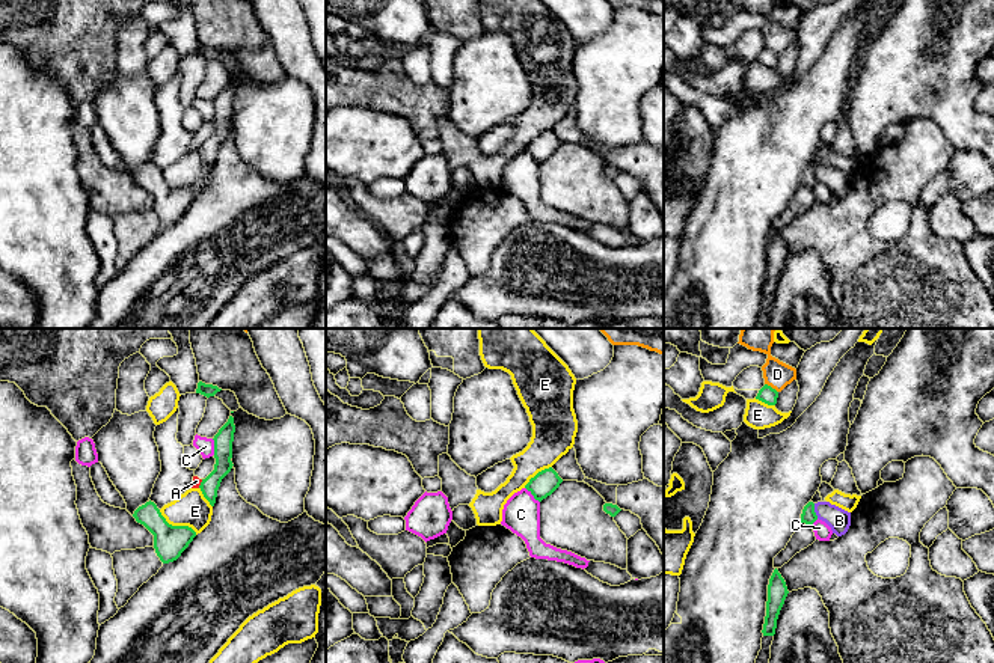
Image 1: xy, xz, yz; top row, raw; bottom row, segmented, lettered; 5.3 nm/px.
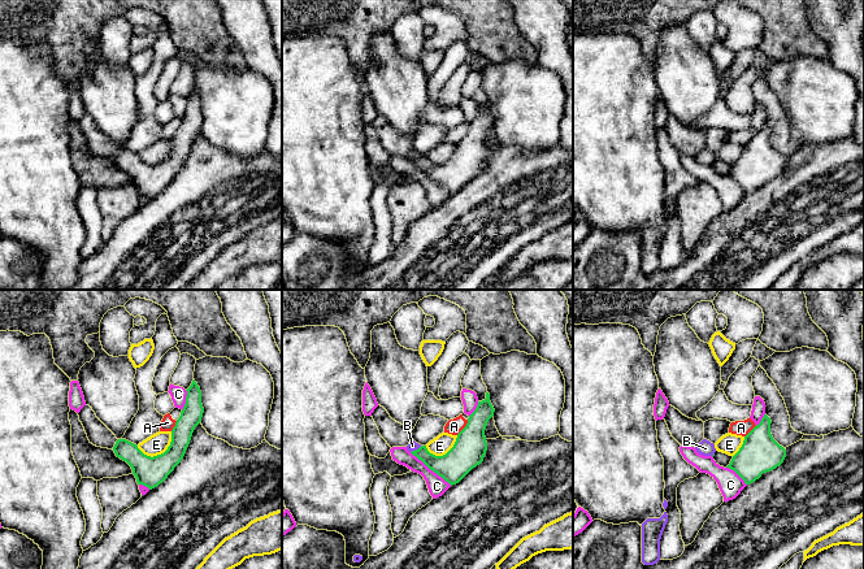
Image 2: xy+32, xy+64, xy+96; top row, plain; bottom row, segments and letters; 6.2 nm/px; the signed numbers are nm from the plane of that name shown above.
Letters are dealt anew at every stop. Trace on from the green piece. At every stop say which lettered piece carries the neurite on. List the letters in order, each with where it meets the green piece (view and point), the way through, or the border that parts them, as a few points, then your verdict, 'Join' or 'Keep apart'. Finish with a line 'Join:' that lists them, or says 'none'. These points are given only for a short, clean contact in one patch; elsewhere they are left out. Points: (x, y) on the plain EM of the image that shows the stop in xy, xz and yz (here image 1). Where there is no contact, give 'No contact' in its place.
A: Touches green at xy (201, 146). Boundary: xy (202, 142), (198, 149). Keep apart
B: Touches green at yz (813, 174). Boundary: yz (813, 166), (813, 174), (818, 180). Keep apart
C: Touches green at xz (531, 155). Keep apart
D: Touches green at yz (770, 48). Keep apart
E: Touches green at xy (177, 189). Keep apart
Join: none

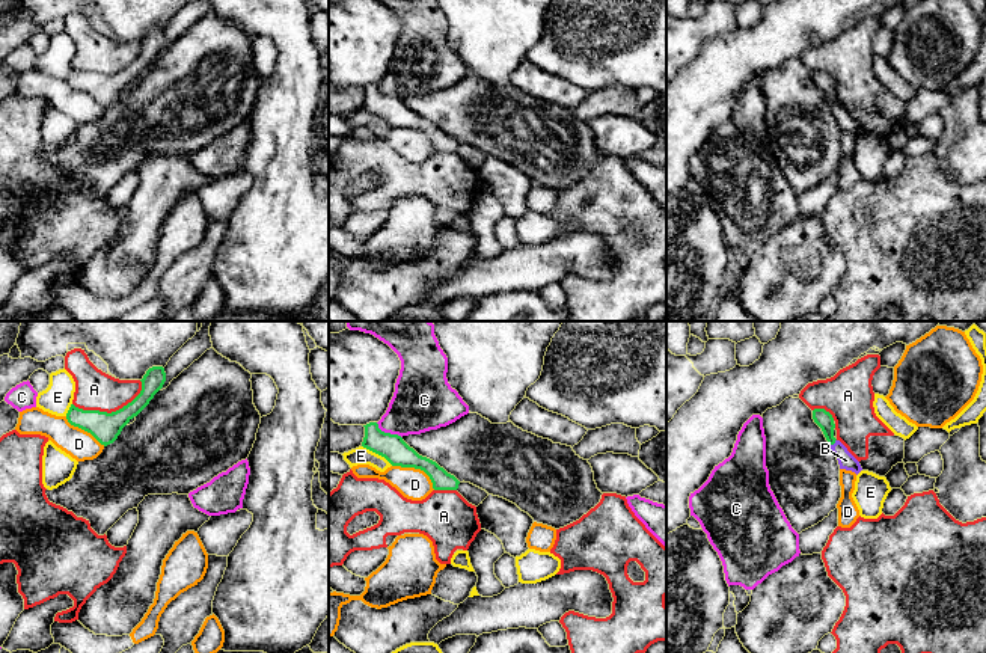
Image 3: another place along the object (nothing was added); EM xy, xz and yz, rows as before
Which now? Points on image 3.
A: Touches green at xy (112, 74). Keep apart
B: Touches green at yz (834, 104). Path across: yz (822, 80), (834, 104), (846, 122). Join
C: Touches green at xz (388, 95). Keep apart
D: Touches green at xz (416, 130). Keep apart
E: Touches green at xz (377, 115). Keep apart
Join: B

